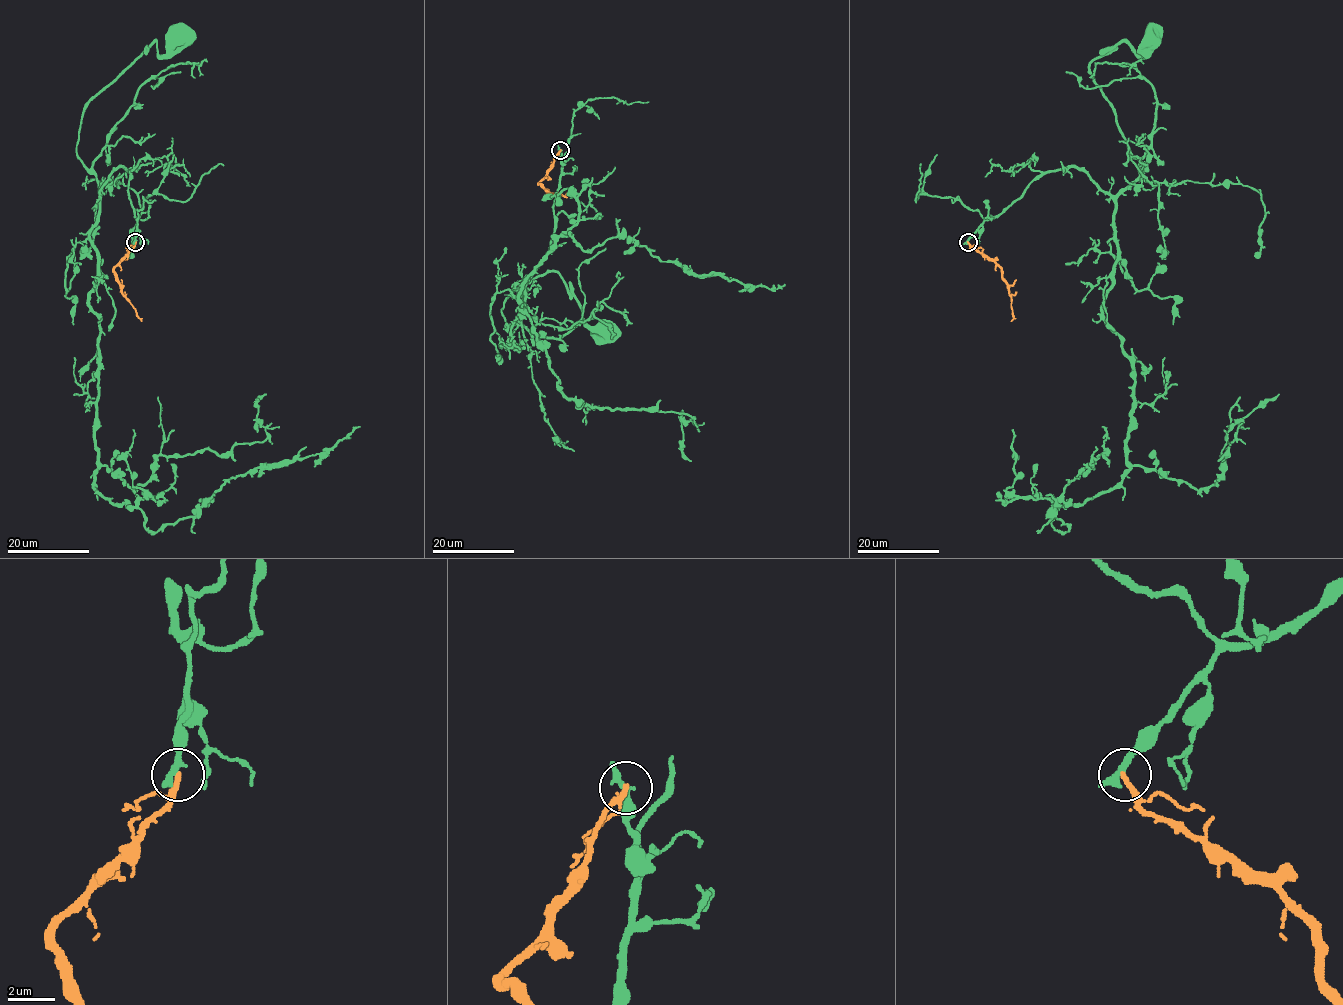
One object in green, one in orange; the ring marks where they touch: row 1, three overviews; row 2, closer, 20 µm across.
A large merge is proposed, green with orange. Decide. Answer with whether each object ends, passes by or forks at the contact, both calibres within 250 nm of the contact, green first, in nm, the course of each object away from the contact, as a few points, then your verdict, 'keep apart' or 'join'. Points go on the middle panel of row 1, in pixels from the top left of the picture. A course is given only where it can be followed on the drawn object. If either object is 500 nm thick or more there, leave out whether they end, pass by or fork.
green passes by | orange ends | 280/240 nm | green via (560, 150), (550, 250), (526, 284), (522, 320), (501, 313), (515, 289), (556, 271), (604, 331) | orange via (560, 150), (539, 183), (550, 193), (566, 193) | keep apart

